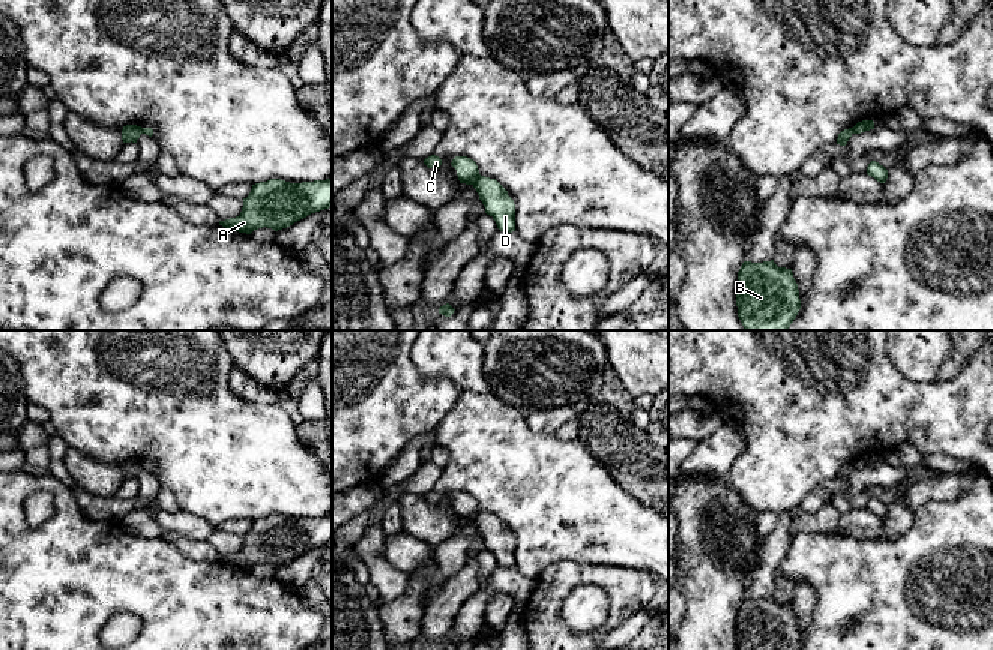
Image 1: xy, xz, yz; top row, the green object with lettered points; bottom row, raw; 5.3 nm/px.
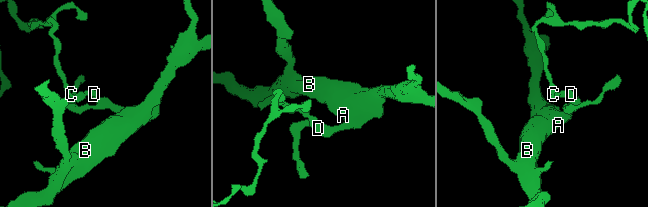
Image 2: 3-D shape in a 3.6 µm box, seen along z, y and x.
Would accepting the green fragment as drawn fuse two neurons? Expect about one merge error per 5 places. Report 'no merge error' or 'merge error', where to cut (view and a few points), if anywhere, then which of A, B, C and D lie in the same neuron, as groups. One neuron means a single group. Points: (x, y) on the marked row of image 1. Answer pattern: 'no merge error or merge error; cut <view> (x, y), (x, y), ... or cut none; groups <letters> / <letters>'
merge error; cut xz (479, 174), (472, 183); groups A B D / C

